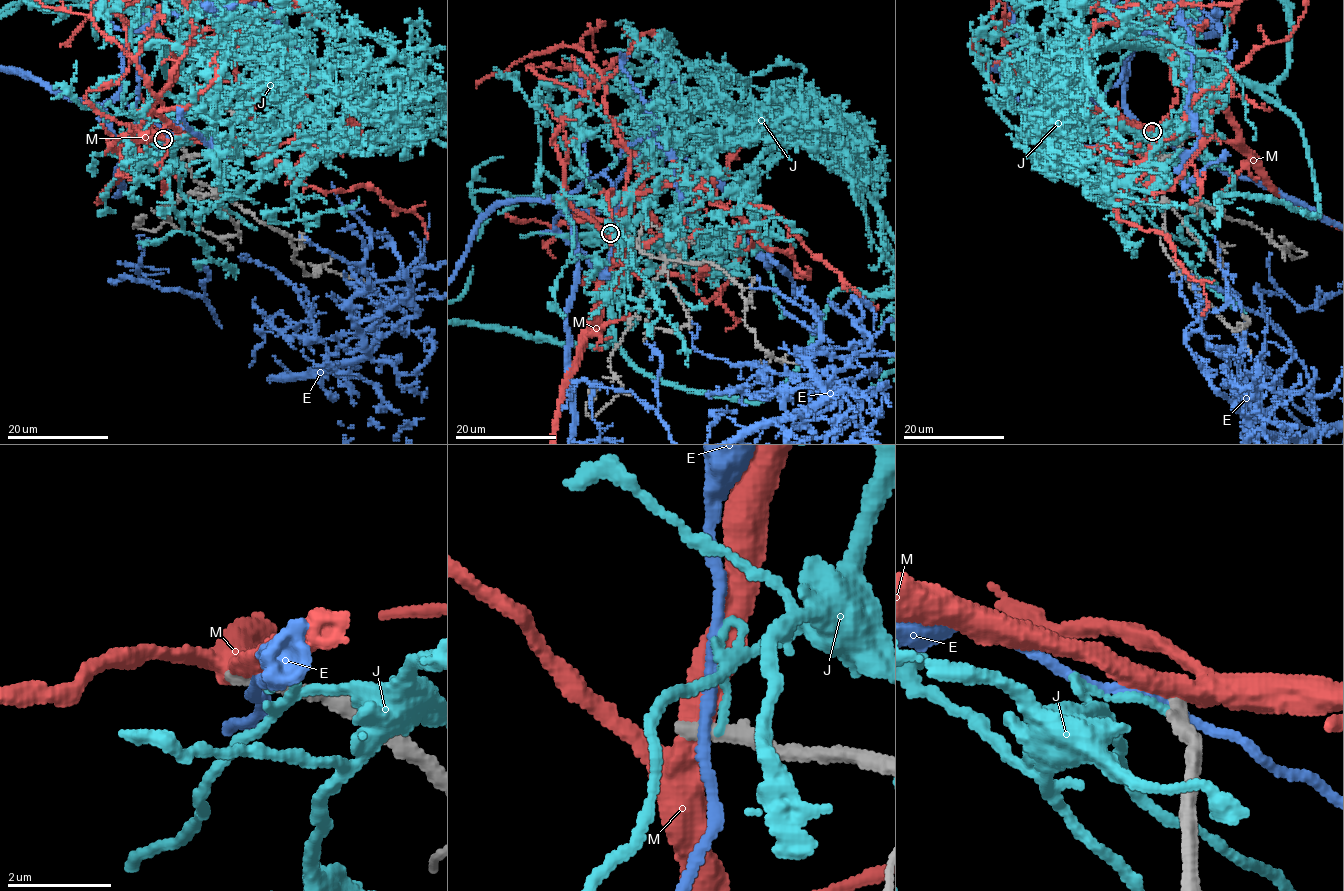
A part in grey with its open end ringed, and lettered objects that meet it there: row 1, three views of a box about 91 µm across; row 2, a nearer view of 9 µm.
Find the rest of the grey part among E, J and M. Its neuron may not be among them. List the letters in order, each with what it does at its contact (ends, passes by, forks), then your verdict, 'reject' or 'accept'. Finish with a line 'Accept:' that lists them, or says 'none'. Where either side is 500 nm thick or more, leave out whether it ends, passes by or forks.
E: it passes by | reject
J: it ends | reject
M: it forks | reject
Accept: none

